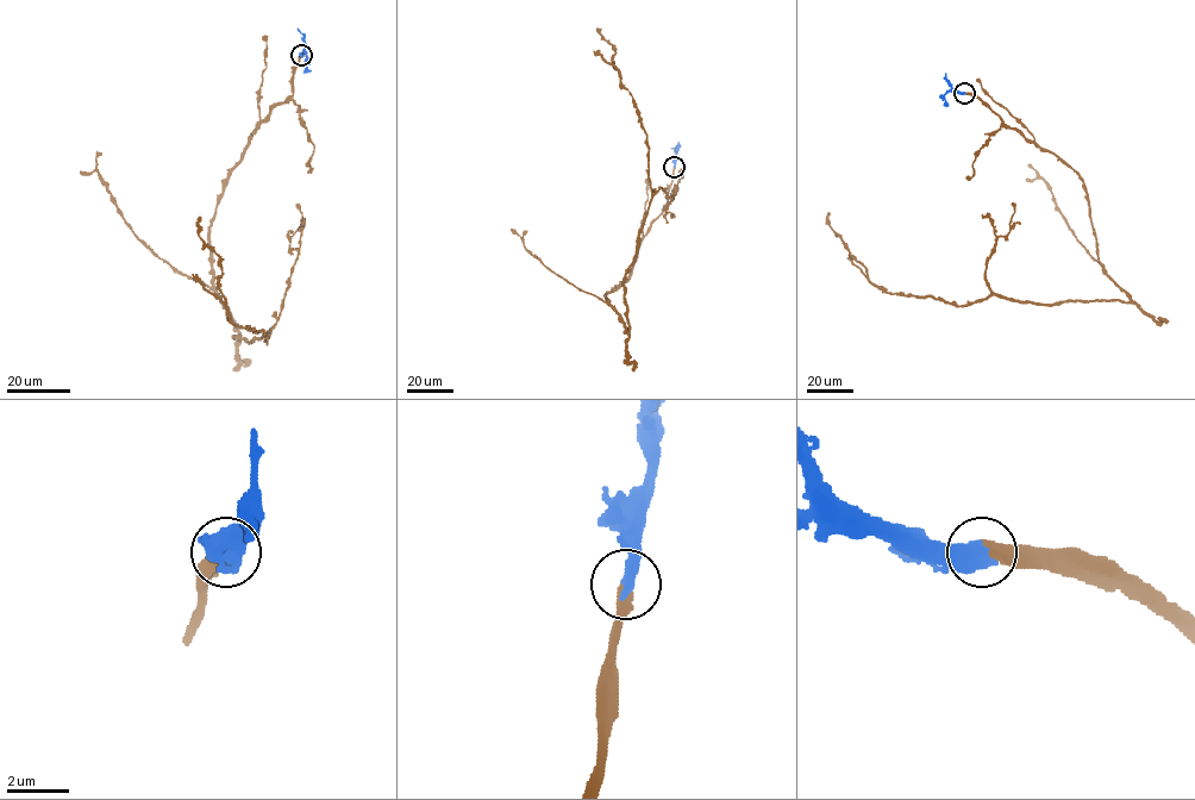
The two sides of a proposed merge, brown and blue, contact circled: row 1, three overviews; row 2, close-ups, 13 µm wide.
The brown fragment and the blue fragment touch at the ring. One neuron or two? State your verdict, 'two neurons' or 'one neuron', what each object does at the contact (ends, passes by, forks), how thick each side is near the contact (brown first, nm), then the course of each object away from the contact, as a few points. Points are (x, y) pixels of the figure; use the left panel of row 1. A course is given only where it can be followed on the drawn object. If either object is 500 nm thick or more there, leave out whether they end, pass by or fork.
one neuron; 440 nm thick on the brown side, 600 nm on the other; brown runs (301, 55), (210, 229), (232, 337), (270, 329), (267, 343), (230, 319), (199, 217); blue runs (301, 55), (305, 52), (304, 73)

